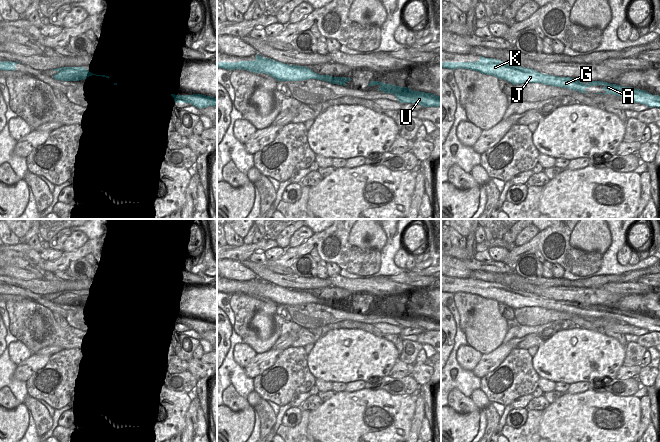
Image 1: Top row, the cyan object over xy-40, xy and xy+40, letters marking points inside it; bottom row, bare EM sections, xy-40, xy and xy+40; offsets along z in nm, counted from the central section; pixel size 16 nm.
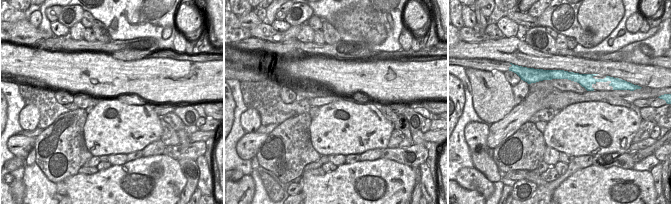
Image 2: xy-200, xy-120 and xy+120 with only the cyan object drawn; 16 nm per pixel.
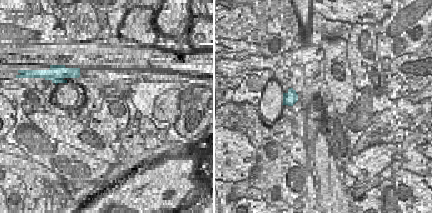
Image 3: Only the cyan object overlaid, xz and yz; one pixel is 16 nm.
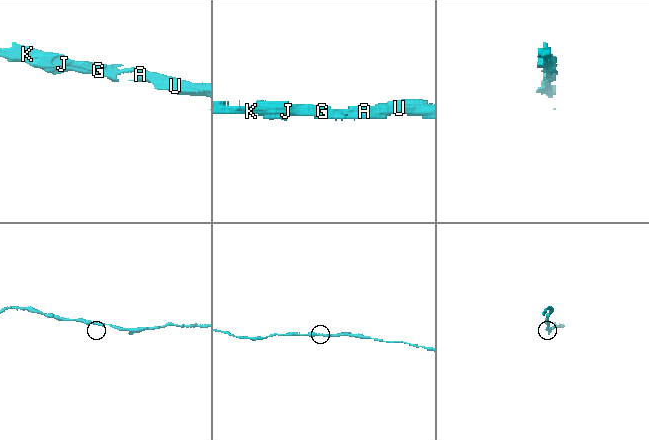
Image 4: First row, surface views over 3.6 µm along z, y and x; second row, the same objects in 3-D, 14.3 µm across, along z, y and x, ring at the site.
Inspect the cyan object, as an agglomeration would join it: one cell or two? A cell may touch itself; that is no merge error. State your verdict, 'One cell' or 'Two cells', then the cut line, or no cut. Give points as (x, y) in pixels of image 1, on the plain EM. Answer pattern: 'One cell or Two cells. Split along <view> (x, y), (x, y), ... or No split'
One cell. No split.

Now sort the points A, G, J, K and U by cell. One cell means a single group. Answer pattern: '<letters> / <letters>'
A G J K U

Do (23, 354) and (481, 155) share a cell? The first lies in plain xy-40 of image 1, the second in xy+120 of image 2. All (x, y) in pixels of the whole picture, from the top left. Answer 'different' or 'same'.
same

